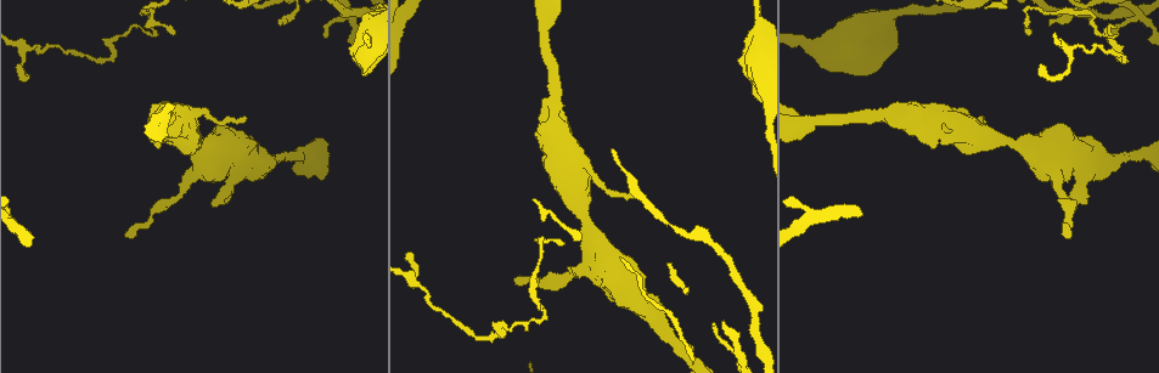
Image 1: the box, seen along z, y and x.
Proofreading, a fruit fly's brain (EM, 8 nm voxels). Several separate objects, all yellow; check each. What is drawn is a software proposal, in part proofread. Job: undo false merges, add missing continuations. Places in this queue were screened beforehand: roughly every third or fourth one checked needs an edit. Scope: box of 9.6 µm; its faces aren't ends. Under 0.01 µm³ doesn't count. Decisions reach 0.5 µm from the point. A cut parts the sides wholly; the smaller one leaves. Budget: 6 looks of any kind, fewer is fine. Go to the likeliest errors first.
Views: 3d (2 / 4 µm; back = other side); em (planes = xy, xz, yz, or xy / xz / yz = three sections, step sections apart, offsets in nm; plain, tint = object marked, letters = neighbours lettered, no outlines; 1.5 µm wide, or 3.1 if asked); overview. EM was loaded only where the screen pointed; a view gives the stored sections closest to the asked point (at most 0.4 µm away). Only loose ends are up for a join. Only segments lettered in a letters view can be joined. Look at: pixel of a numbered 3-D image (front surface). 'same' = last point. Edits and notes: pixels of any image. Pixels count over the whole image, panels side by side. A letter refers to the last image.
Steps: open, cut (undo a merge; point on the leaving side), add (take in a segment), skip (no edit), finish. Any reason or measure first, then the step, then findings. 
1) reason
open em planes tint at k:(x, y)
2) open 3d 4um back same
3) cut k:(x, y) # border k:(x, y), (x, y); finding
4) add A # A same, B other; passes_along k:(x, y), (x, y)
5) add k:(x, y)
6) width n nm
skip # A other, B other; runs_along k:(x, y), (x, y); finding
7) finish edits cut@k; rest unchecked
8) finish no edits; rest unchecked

long arm stops here
open em planes tint at 1:(1067, 237)

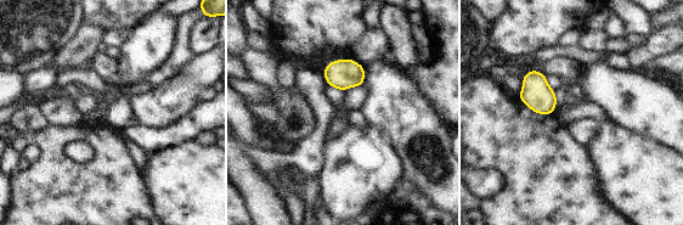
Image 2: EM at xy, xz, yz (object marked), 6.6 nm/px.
open em planes letters same

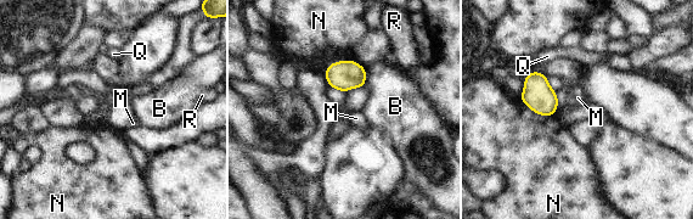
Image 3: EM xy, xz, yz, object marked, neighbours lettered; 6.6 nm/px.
width 200 nm
skip # B other, M other, N other, Q other, R other; none of them fits

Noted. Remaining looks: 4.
free end
open em planes tint at 1:(543, 158)

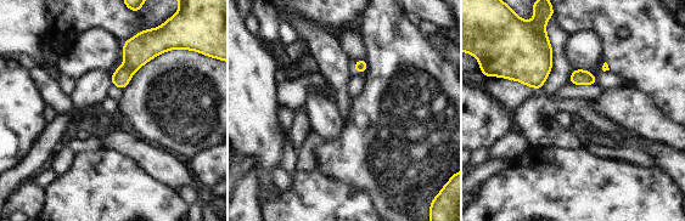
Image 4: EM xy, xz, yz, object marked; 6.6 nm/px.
see the neighbours
open em planes letters same

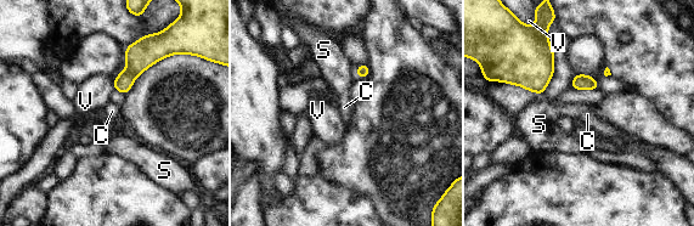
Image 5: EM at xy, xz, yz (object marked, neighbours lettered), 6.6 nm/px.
longest_contact V 120 nm
skip # C other, S other, V other; none of them fits

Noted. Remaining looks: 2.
thin end
open 3d 4um at 1:(562, 243)

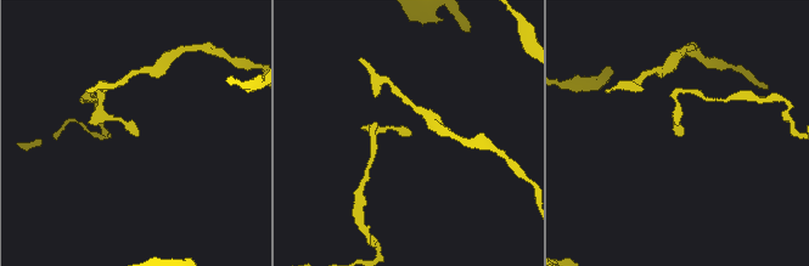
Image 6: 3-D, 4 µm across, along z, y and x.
open em planes letters at 6:(682, 131)

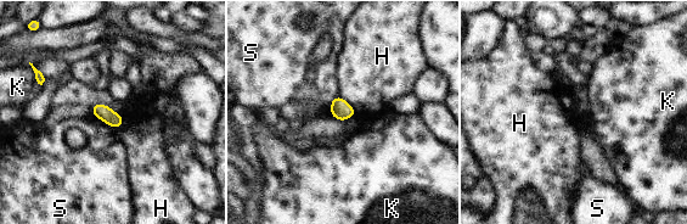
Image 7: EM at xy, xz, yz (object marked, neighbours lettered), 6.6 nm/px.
width 100 nm
skip # H other, K other, S other; border 7:(94, 116), (116, 129); no lettered segment goes on from it

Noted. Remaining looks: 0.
finish no edits; rest unchecked

